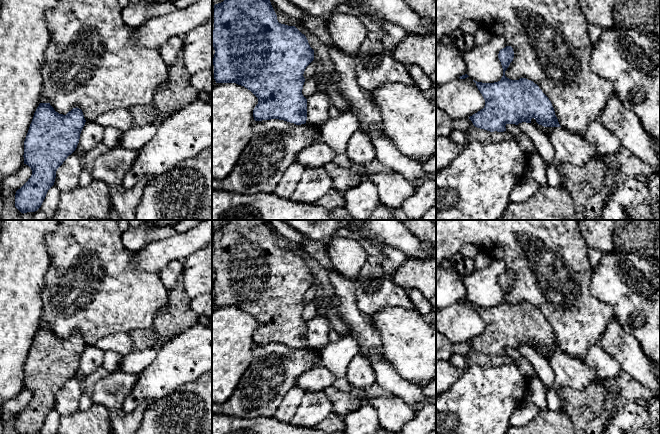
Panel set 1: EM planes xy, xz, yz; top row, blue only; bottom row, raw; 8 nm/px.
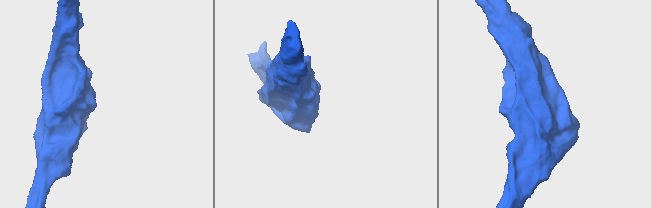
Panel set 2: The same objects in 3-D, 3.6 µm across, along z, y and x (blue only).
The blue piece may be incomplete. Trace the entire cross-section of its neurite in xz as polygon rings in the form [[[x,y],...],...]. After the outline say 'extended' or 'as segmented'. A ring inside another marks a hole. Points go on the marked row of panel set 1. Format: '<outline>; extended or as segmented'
[[[224,0],[214,5],[214,30],[212,32],[212,46],[215,54],[213,58],[214,79],[216,83],[236,83],[250,90],[257,98],[258,104],[253,110],[255,121],[279,119],[296,125],[305,124],[307,120],[307,99],[302,94],[305,78],[303,76],[306,67],[314,60],[314,50],[310,47],[308,40],[295,26],[281,24],[271,5],[270,0]]]; as segmented

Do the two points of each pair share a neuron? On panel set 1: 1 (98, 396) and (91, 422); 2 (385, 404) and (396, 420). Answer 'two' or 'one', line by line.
1: two
2: one

